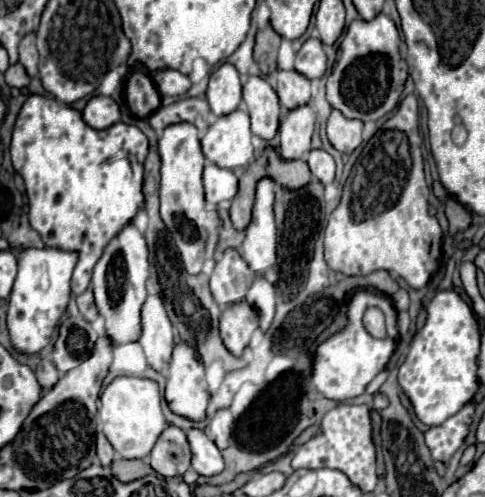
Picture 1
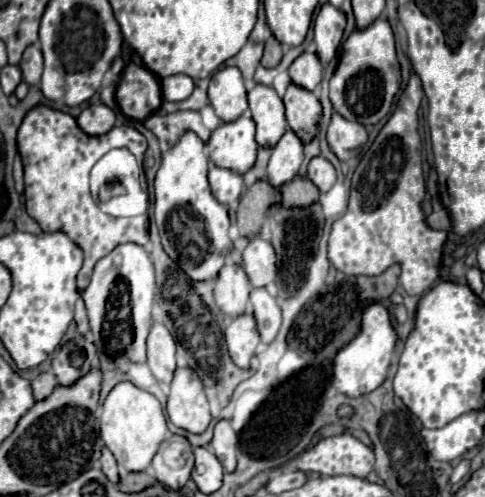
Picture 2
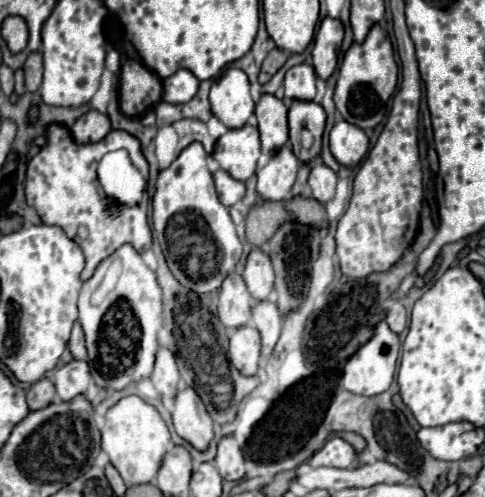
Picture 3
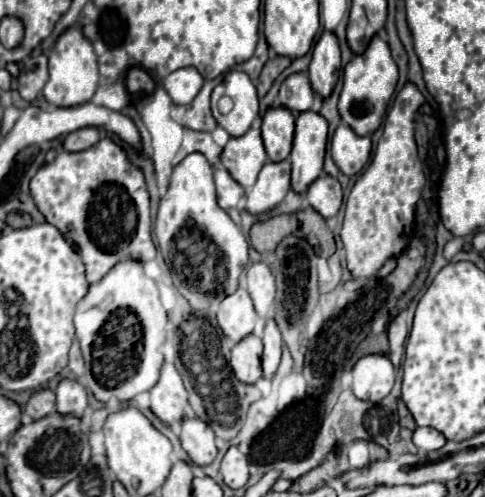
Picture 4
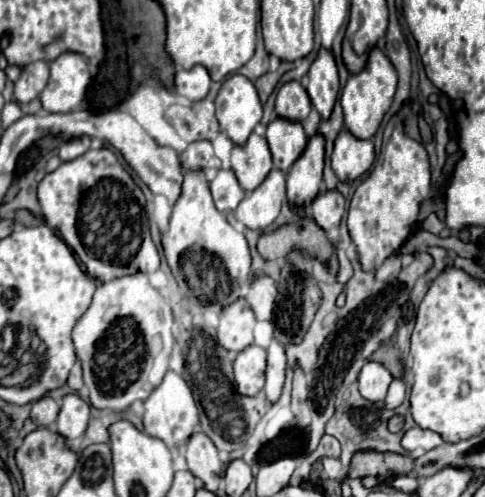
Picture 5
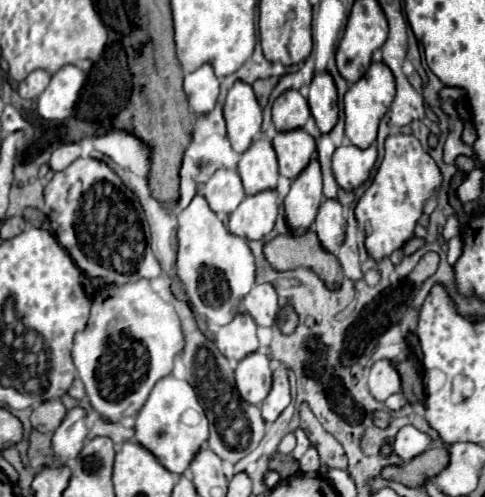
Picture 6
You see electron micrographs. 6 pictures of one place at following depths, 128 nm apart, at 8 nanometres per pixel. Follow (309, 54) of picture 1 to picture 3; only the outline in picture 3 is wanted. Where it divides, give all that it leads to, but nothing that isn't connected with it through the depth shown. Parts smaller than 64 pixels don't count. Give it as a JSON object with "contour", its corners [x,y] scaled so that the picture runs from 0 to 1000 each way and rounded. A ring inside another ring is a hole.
{"contour":[[[627,125],[590,145],[586,161],[590,197],[598,201],[643,201],[652,193],[652,145],[647,133]]]}

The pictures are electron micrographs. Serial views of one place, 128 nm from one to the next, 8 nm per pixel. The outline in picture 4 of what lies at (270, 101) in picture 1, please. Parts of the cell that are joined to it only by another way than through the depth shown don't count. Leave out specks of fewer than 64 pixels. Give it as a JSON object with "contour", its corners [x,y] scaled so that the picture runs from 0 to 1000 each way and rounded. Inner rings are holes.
{"contour":[[[557,213],[540,233],[540,282],[548,310],[561,326],[577,326],[594,318],[602,302],[602,274],[606,274],[606,233],[586,213]]]}

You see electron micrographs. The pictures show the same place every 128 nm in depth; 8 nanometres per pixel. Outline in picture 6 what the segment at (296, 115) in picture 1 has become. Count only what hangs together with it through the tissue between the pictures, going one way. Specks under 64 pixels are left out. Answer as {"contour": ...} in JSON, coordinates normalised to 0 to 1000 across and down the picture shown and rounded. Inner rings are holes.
{"contour":[[[544,382],[524,394],[507,394],[503,406],[474,431],[474,467],[507,483],[540,483],[553,475],[573,435],[569,398],[573,382]]]}

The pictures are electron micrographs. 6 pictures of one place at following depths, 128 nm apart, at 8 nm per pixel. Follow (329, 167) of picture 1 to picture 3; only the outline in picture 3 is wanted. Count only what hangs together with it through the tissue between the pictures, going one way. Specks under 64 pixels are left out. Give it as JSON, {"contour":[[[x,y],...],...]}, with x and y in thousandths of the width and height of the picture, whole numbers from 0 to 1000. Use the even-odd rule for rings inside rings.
{"contour":[[[647,326],[643,342],[639,342],[639,358],[635,370],[643,378],[643,394],[652,402],[660,402],[664,410],[676,406],[689,394],[689,378],[693,378],[697,354],[689,342],[680,342],[672,330],[664,326]]]}

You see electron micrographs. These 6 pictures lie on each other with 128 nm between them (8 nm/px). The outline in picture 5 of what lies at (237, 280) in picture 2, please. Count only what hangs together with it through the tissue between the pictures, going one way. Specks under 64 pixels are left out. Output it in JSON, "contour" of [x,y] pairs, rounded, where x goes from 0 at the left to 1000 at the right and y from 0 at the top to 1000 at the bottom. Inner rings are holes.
{"contour":[[[503,600],[470,612],[454,632],[449,652],[449,692],[466,704],[495,708],[524,688],[524,628]]]}

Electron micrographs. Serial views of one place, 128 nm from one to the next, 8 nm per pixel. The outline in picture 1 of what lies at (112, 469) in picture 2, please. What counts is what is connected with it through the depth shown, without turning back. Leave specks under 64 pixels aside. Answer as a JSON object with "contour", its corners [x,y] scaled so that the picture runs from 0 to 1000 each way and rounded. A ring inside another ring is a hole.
{"contour":[[[198,877],[202,881],[202,893],[198,893],[198,913],[202,913],[202,922],[206,922],[206,930],[214,934],[214,938],[227,938],[231,934],[231,926],[235,926],[235,901],[231,901],[231,893],[223,893],[223,885],[219,885],[219,877]]]}

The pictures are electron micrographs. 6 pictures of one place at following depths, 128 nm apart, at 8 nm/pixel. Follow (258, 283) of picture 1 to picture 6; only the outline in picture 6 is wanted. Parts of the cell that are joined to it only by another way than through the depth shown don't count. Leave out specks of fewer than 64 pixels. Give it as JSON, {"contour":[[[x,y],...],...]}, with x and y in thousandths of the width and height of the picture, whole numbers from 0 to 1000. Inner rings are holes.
{"contour":[[[577,732],[565,744],[565,765],[561,765],[561,781],[553,789],[553,797],[540,809],[540,837],[544,845],[557,853],[565,849],[577,829],[598,813],[598,777],[594,777],[594,740],[586,732]]]}

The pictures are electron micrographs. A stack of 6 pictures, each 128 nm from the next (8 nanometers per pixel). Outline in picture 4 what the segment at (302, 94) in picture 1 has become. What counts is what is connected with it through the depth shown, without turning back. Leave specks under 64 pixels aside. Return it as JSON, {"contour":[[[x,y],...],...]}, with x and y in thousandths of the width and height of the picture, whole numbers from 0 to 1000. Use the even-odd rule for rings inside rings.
{"contour":[[[647,221],[619,225],[610,237],[606,286],[598,306],[602,330],[602,378],[627,390],[627,378],[664,350],[668,302],[672,302],[676,245]]]}

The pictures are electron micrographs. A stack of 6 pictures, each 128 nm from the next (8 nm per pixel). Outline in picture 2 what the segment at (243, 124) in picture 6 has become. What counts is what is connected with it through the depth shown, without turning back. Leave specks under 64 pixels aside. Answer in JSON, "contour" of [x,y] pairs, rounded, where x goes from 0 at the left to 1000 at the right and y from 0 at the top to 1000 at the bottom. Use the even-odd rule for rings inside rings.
{"contour":[[[454,137],[429,173],[429,201],[458,245],[487,241],[511,217],[503,157],[491,137]]]}

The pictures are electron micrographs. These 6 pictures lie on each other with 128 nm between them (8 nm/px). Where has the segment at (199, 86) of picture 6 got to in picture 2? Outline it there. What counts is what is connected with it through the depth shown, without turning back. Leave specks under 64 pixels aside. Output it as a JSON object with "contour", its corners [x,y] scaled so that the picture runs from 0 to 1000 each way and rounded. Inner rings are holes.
{"contour":[[[342,153],[334,157],[334,193],[338,201],[367,205],[384,201],[400,181],[400,161],[392,153]]]}

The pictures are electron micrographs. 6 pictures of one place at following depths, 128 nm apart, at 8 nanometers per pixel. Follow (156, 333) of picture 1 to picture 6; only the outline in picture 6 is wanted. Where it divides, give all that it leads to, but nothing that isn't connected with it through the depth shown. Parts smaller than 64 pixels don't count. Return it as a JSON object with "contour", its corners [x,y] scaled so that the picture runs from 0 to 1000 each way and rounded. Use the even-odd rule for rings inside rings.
{"contour":[[[338,757],[322,769],[301,813],[280,837],[276,861],[276,885],[297,893],[297,901],[322,909],[322,918],[330,918],[330,930],[363,954],[375,954],[388,942],[396,918],[429,885],[429,845],[421,837],[421,821],[412,817],[400,781],[384,765],[367,765],[359,757]]]}

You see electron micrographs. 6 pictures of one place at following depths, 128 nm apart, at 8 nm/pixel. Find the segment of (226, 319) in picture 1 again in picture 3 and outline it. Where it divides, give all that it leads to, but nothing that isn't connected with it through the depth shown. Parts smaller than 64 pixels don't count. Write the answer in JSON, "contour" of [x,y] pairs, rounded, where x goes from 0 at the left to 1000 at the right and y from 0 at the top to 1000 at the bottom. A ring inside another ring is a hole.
{"contour":[[[495,656],[474,676],[470,720],[503,757],[528,753],[532,720],[536,720],[536,672],[528,668],[528,660]]]}

